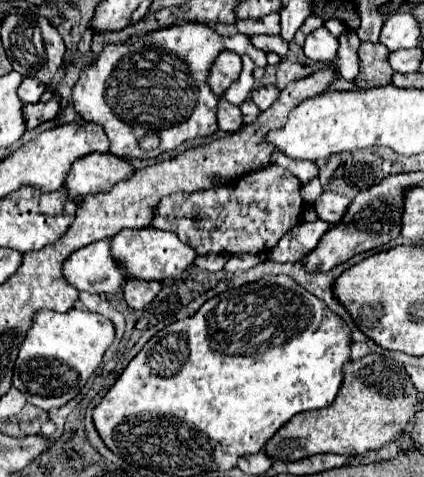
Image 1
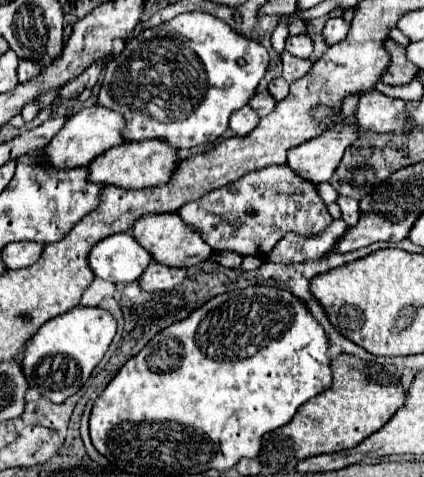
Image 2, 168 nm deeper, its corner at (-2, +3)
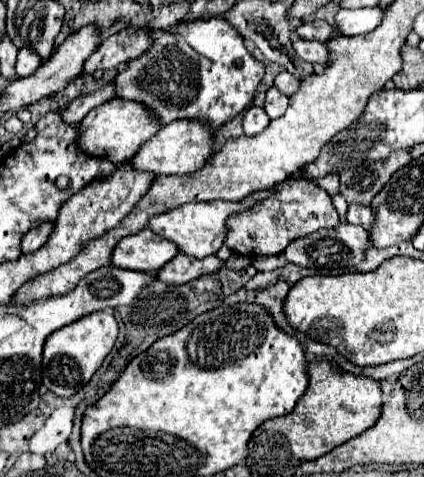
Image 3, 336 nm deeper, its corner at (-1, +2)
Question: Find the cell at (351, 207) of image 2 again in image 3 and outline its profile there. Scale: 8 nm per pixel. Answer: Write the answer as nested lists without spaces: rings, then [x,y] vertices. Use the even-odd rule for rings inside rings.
[[[349,205],[347,221],[353,223],[353,225],[361,225],[365,229],[371,229],[371,225],[375,223],[373,209],[371,207],[365,207],[365,205]]]

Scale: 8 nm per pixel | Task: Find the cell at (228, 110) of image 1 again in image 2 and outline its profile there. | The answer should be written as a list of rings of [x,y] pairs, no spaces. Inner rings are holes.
[[[242,106],[240,110],[232,112],[230,130],[234,134],[242,134],[244,136],[244,134],[248,134],[248,132],[252,132],[256,128],[258,120],[260,120],[260,116],[254,114],[254,110],[250,110],[250,106]]]

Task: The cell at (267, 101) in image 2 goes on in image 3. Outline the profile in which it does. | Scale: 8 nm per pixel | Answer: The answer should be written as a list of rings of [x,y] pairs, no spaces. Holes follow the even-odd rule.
[[[271,87],[271,89],[267,91],[265,111],[267,111],[267,115],[269,115],[271,119],[277,119],[277,117],[281,117],[281,115],[285,113],[287,103],[289,103],[289,97],[287,97],[287,95],[283,95],[277,87]]]

